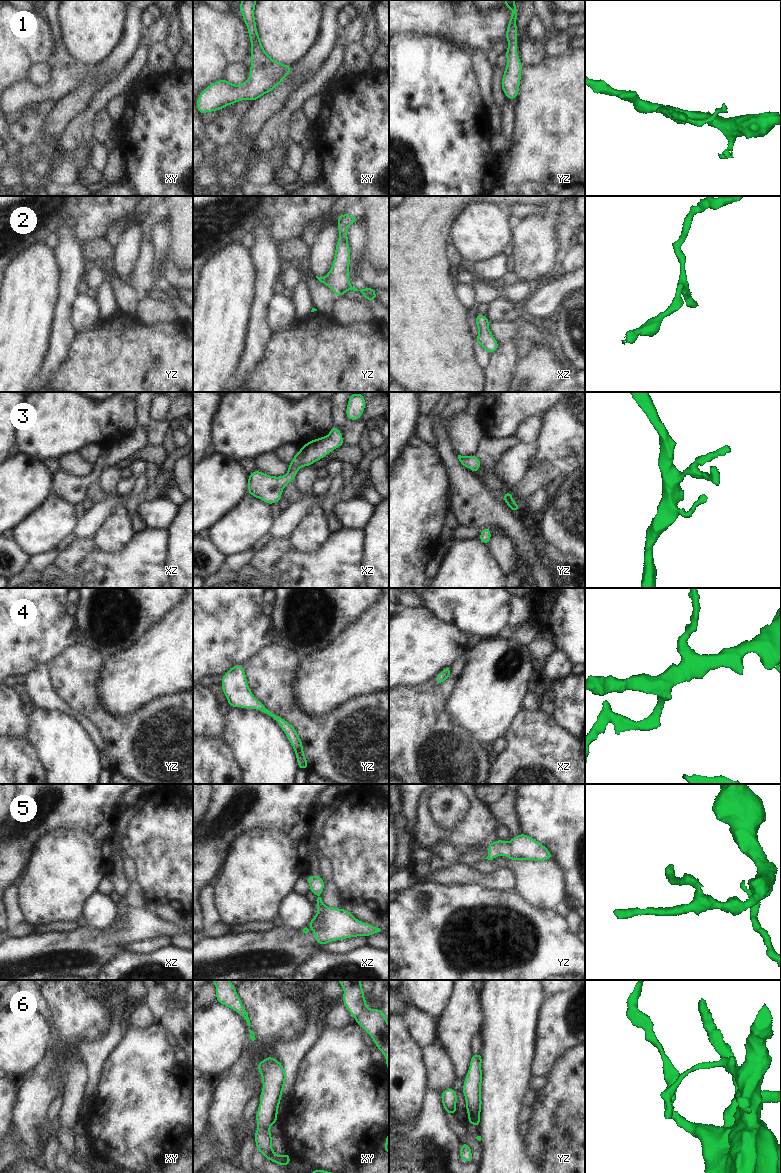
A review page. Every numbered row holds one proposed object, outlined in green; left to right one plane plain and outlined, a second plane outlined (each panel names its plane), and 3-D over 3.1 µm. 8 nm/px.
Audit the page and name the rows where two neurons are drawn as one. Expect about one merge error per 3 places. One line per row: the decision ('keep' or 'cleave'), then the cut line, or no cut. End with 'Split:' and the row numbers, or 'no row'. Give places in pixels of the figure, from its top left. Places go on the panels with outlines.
1: keep | no cut
2: keep | no cut
3: keep | no cut
4: keep | no cut
5: keep | no cut
6: keep | no cut
Split: no row

